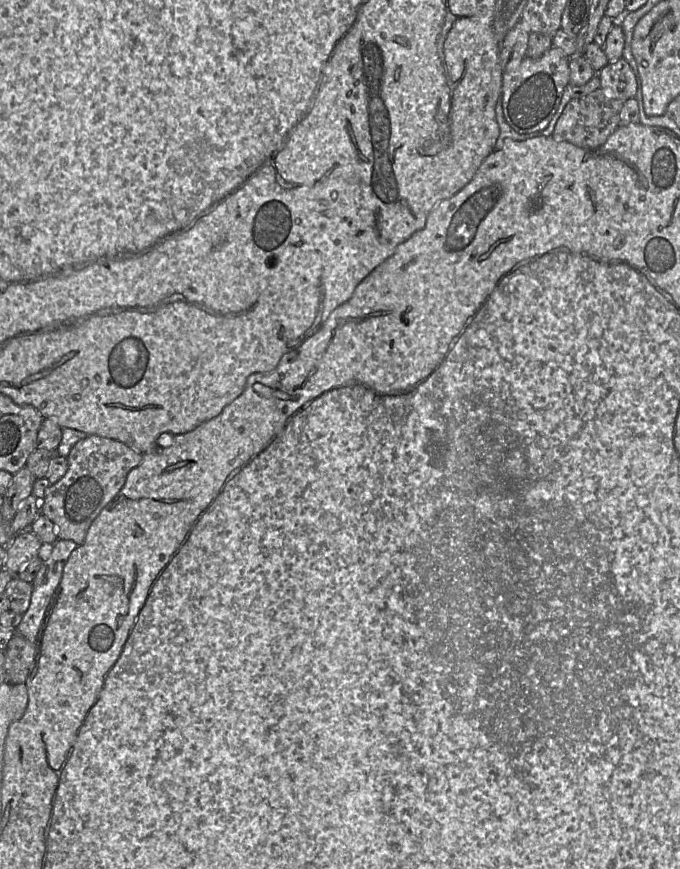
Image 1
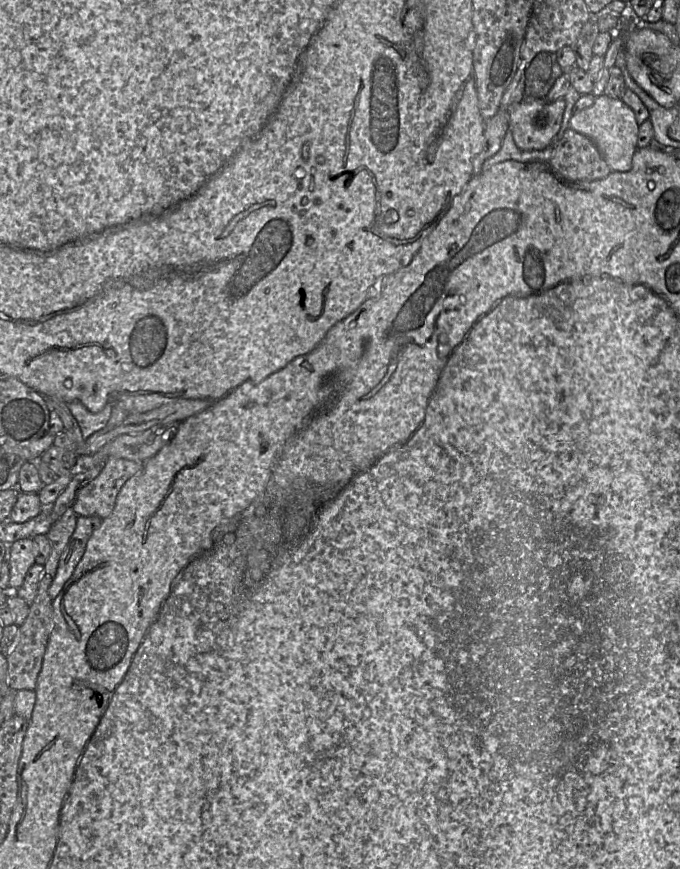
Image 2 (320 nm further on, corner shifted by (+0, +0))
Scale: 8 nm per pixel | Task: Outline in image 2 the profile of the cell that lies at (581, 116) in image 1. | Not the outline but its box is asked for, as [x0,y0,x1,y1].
[549,127,611,182]

